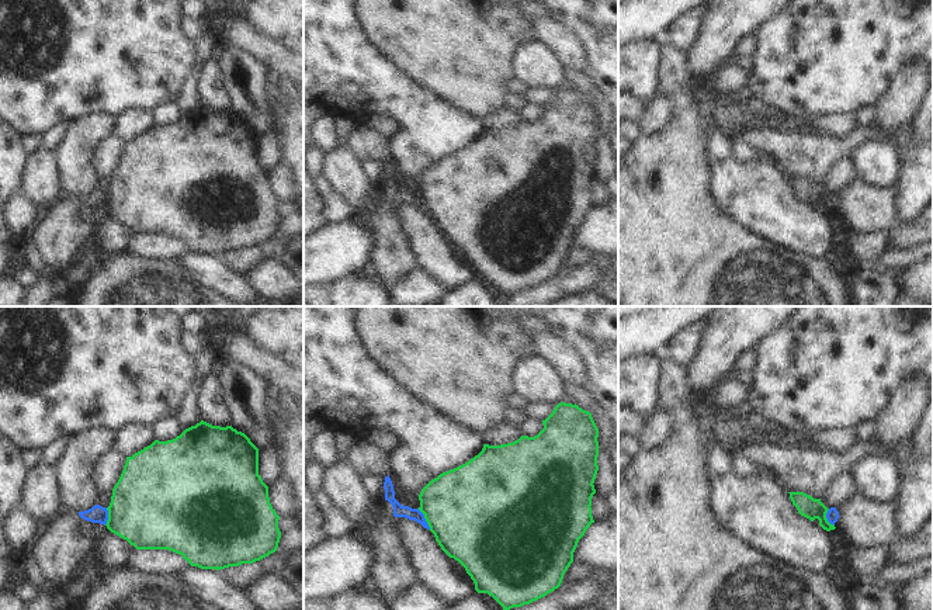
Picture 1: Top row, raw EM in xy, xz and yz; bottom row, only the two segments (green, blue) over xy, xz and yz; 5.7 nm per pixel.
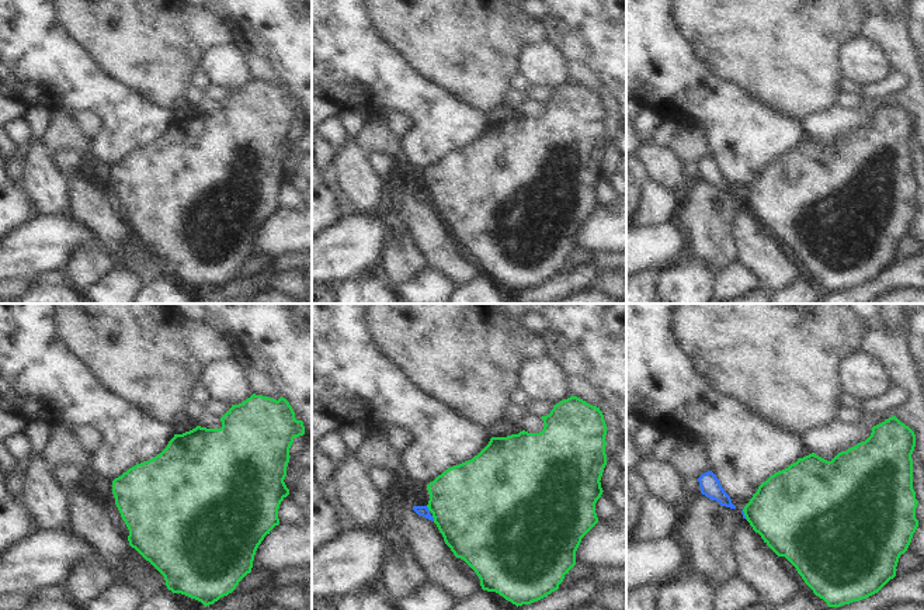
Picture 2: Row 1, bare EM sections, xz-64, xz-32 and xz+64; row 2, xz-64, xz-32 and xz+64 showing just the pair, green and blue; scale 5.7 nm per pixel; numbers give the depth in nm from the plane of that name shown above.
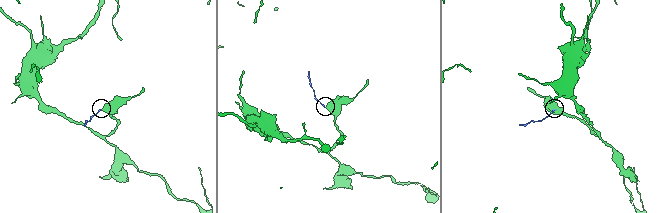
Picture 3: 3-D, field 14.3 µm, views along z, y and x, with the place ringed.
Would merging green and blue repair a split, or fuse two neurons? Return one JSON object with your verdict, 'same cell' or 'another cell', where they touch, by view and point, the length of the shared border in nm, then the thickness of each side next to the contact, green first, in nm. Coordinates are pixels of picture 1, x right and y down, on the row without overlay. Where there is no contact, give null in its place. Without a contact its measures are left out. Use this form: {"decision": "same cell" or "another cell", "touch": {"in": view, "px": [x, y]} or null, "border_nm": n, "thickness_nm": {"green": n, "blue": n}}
{"decision": "another cell", "touch": {"in": "xz", "px": [425, 203]}, "border_nm": 140, "thickness_nm": {"green": 480, "blue": 70}}

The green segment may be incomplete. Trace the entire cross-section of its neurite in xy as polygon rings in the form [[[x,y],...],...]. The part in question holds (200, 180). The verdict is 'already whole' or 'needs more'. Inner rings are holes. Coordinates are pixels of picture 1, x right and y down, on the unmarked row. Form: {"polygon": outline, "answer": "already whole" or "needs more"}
{"polygon": [[[204,105],[173,125],[155,125],[126,142],[107,195],[107,214],[136,235],[169,235],[201,254],[219,256],[253,249],[275,238],[281,223],[280,201],[270,188],[268,171],[259,160],[259,134],[232,111],[212,111]]], "answer": "already whole"}

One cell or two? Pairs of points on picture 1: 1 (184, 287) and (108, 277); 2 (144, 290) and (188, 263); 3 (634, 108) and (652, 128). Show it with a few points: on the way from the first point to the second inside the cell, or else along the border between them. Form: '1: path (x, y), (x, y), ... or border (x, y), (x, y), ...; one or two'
1: path (166, 287), (127, 287); one
2: border (174, 260), (208, 287); two
3: border (647, 103), (642, 114), (635, 121); two

